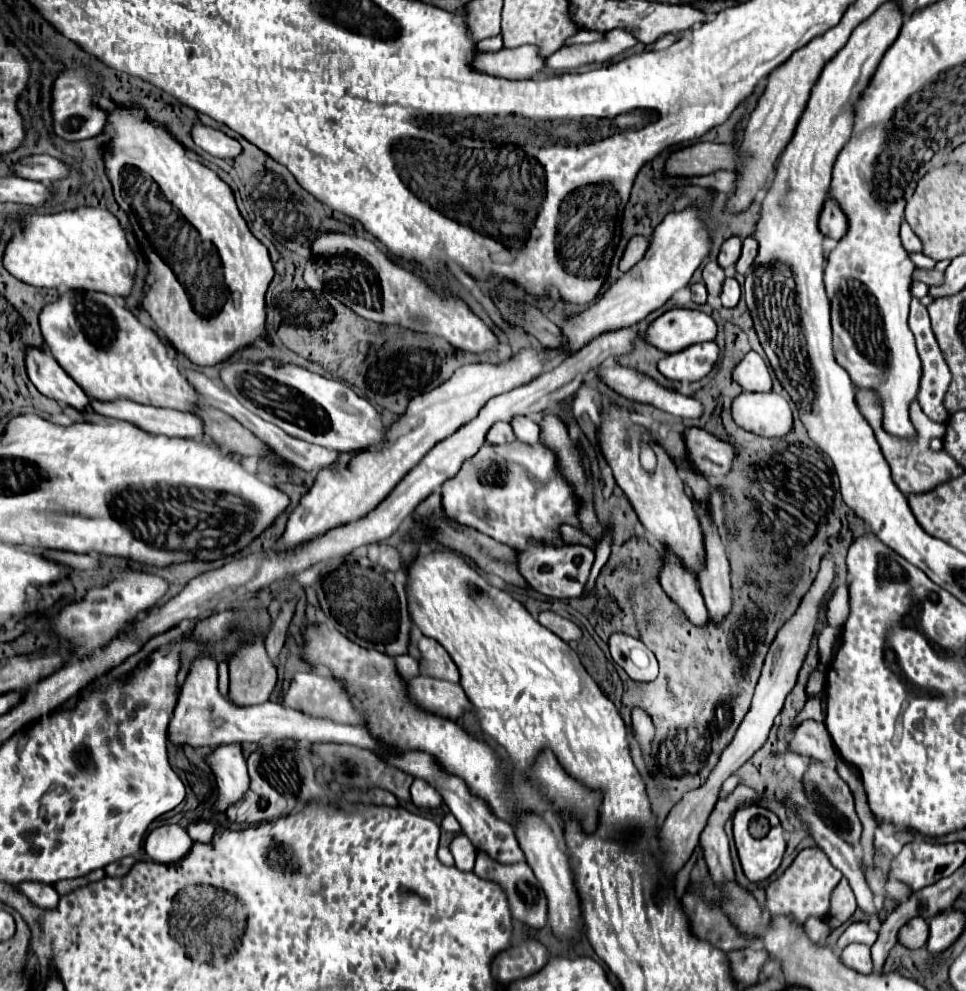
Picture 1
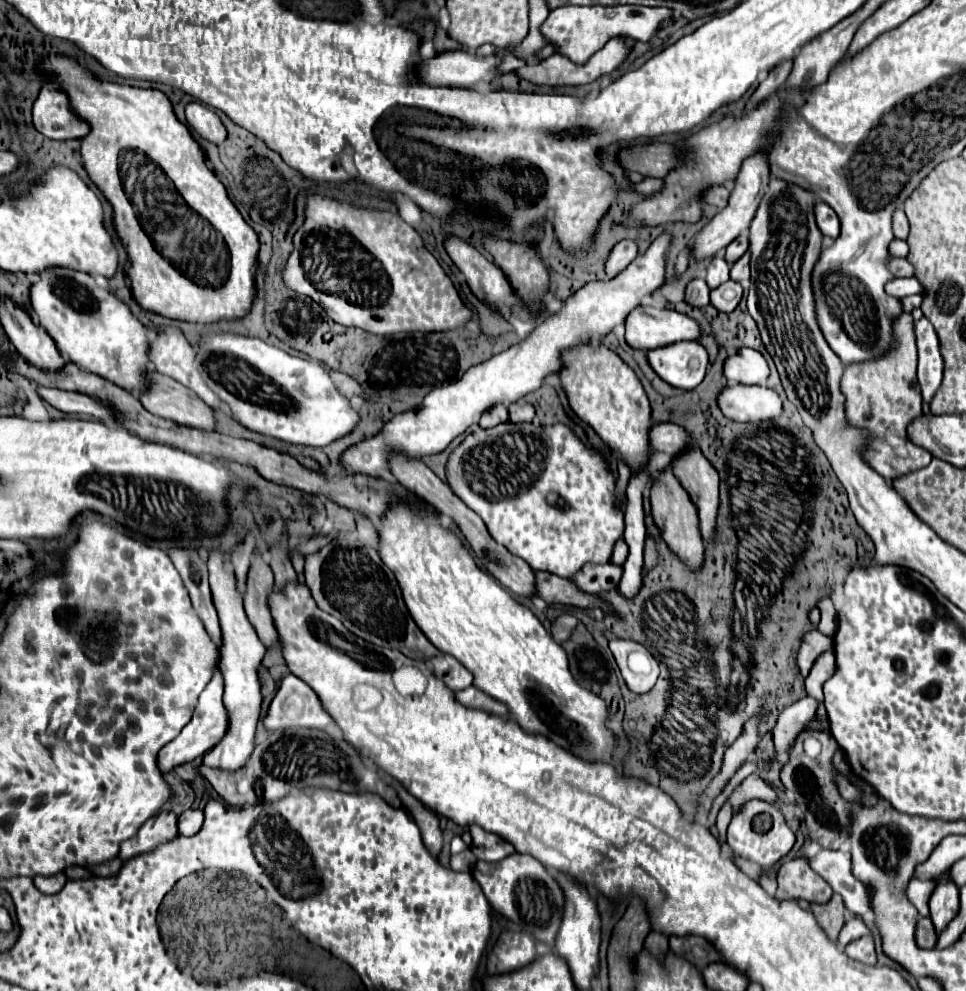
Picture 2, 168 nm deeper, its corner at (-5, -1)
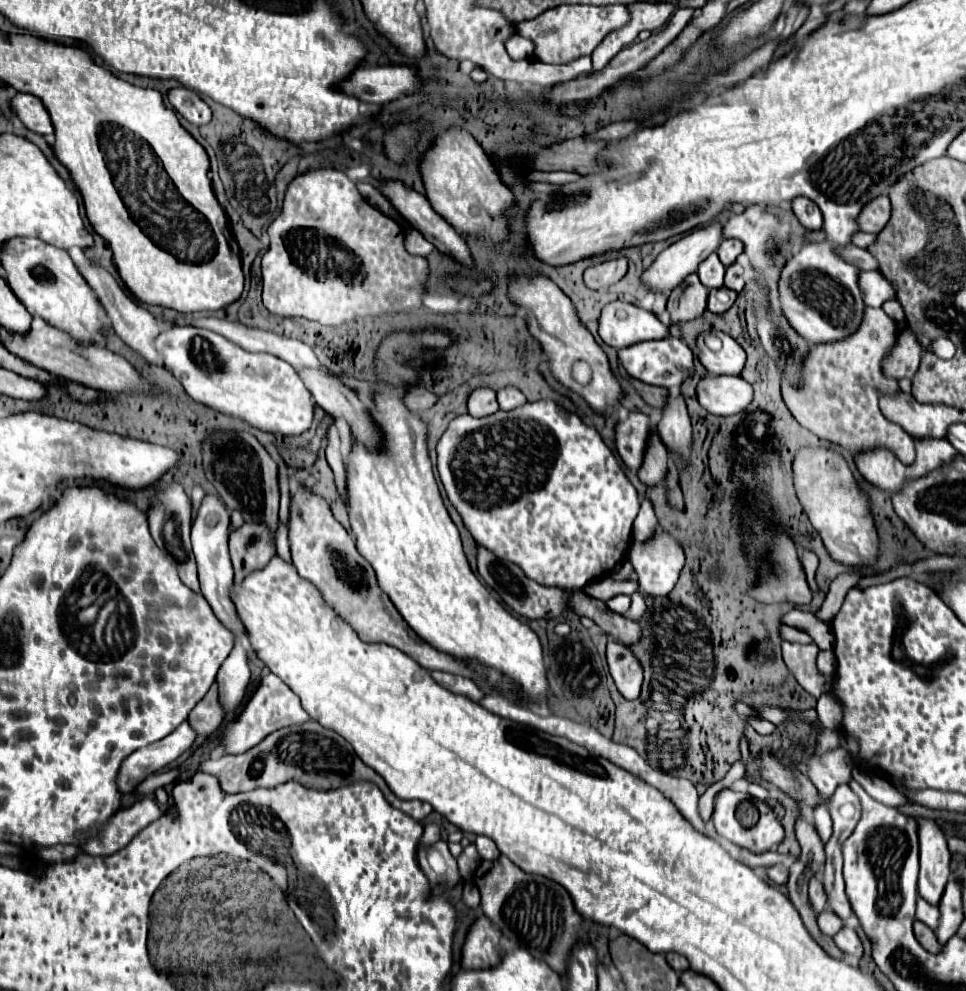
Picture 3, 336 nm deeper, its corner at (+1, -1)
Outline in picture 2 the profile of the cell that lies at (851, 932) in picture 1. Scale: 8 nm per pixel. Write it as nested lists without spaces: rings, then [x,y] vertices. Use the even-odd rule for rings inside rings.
[[[850,917],[850,919],[846,921],[846,925],[842,927],[842,931],[840,931],[838,947],[844,949],[850,941],[860,939],[860,937],[866,937],[866,935],[872,935],[872,931],[866,927],[866,923],[864,923],[860,917]]]

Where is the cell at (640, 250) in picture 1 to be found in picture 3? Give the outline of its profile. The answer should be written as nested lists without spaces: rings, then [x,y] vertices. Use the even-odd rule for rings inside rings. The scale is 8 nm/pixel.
[[[624,257],[598,263],[584,271],[584,283],[588,289],[602,289],[606,285],[620,281],[626,275],[626,269],[628,269],[628,261]]]

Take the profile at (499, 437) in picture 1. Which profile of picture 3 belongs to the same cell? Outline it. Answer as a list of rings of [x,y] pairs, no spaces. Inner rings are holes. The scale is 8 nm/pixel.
[[[478,387],[470,393],[468,397],[468,413],[474,417],[486,417],[498,411],[498,401],[496,401],[496,391],[490,387]]]

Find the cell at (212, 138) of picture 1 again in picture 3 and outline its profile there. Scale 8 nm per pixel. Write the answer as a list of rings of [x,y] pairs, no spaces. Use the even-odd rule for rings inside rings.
[[[174,87],[168,91],[170,105],[190,123],[206,125],[210,121],[210,107],[200,99],[200,95],[188,87]]]

